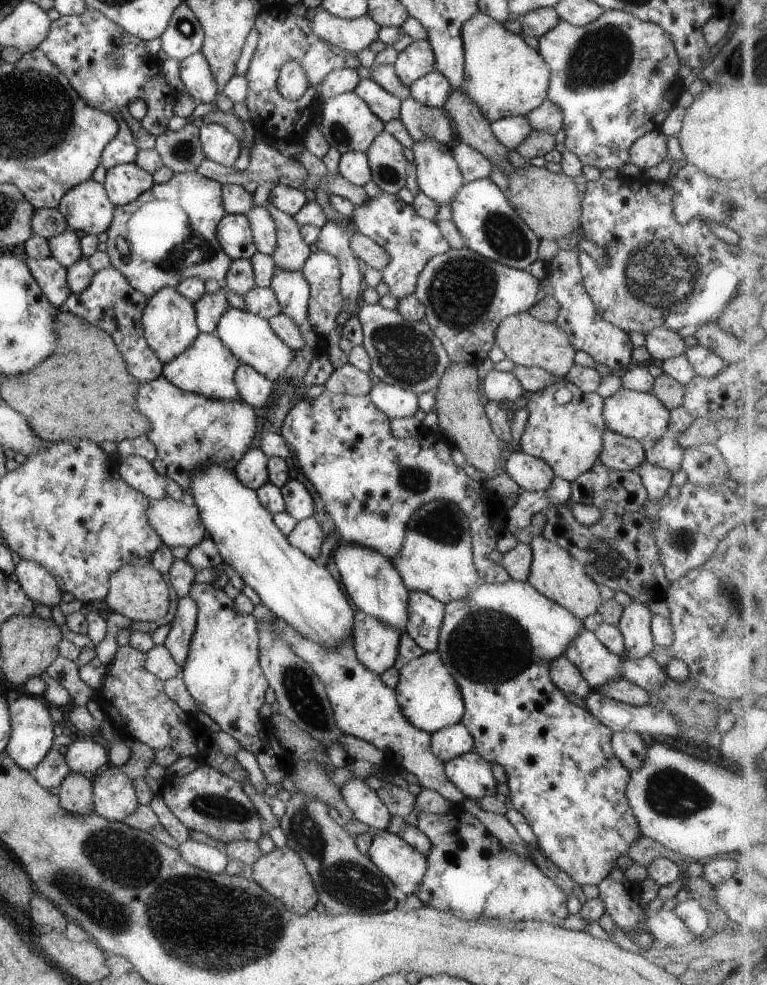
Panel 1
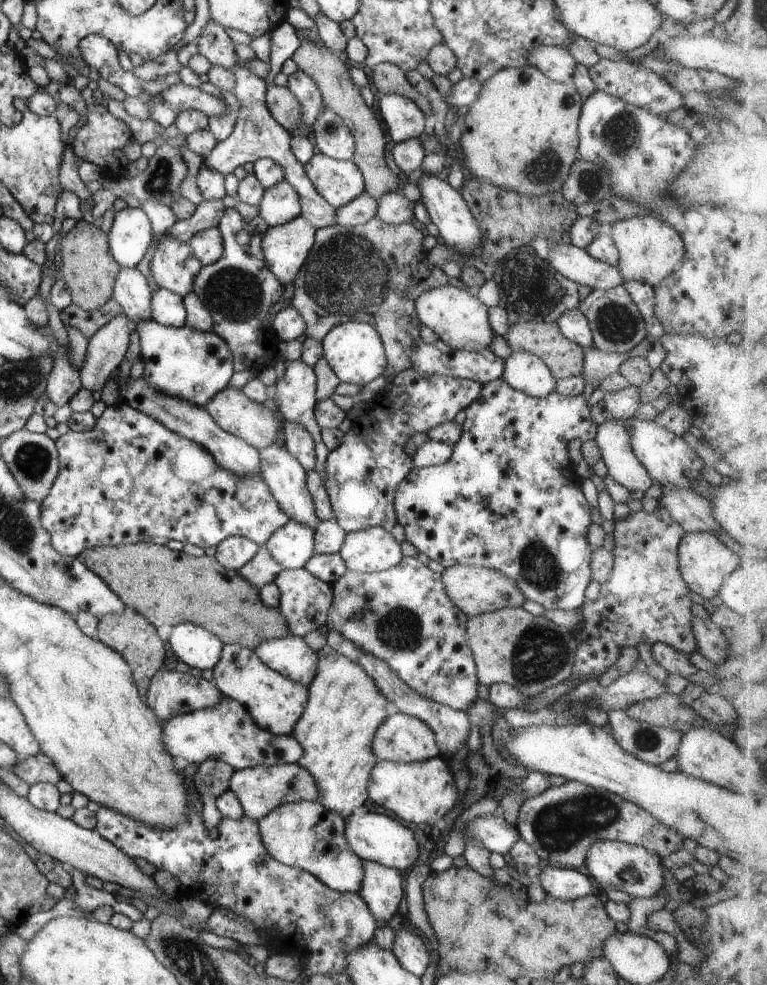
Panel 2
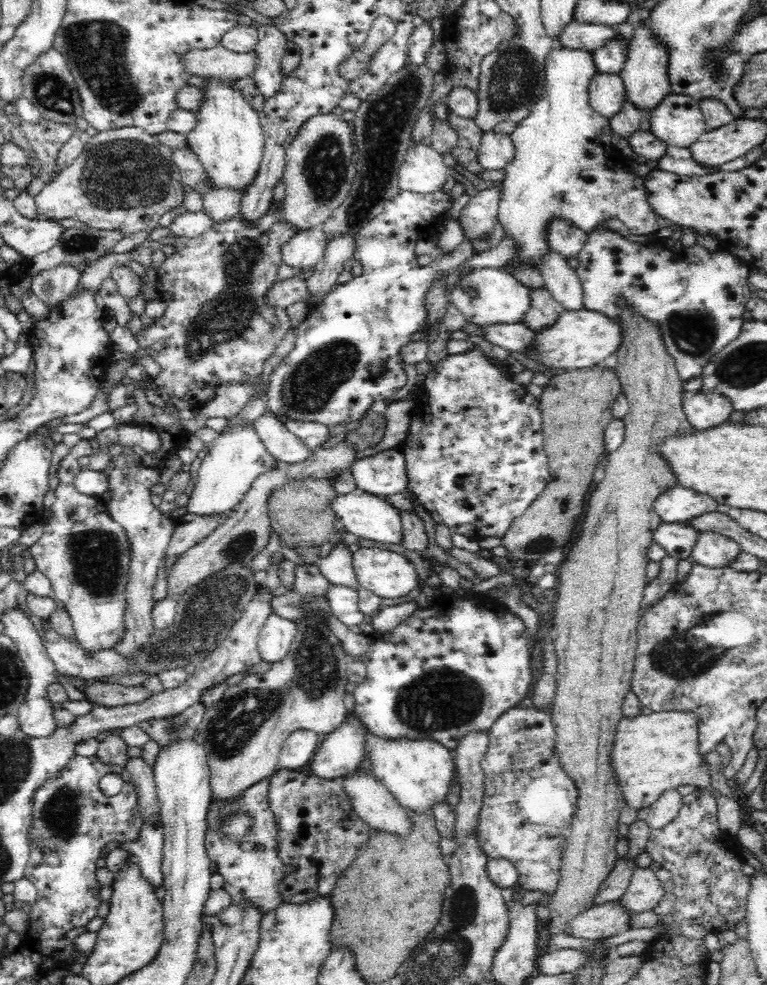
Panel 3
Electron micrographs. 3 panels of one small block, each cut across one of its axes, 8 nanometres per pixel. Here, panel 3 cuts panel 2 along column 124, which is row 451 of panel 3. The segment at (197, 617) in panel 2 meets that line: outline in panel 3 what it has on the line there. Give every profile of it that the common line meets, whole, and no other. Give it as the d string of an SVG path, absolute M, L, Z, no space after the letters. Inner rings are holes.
M596 366L574 371L553 372L540 397L543 416L542 434L548 457L551 479L546 489L530 504L530 507L515 519L501 539L501 545L514 560L524 560L530 564L556 548L561 548L572 540L572 532L577 527L584 512L584 498L588 496L592 476L604 454L604 430L614 420L612 405L622 393L622 383L614 370Z

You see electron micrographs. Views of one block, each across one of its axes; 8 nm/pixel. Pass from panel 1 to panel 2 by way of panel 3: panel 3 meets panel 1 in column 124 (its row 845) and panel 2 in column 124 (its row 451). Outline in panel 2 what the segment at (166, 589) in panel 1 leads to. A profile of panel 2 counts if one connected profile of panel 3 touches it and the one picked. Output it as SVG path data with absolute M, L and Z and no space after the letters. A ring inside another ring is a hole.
M132 610L120 614L120 616L106 614L99 619L96 639L121 654L130 666L140 696L145 699L152 677L158 672L160 665L166 658L166 646L156 633L156 627L153 624L148 624L140 614L136 614Z

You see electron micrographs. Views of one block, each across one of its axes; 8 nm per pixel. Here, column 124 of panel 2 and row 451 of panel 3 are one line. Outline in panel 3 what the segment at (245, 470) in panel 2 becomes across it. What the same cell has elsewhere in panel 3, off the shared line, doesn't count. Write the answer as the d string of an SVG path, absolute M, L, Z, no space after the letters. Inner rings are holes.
M400 447L356 459L349 469L360 492L384 498L404 493L408 487L406 457Z

